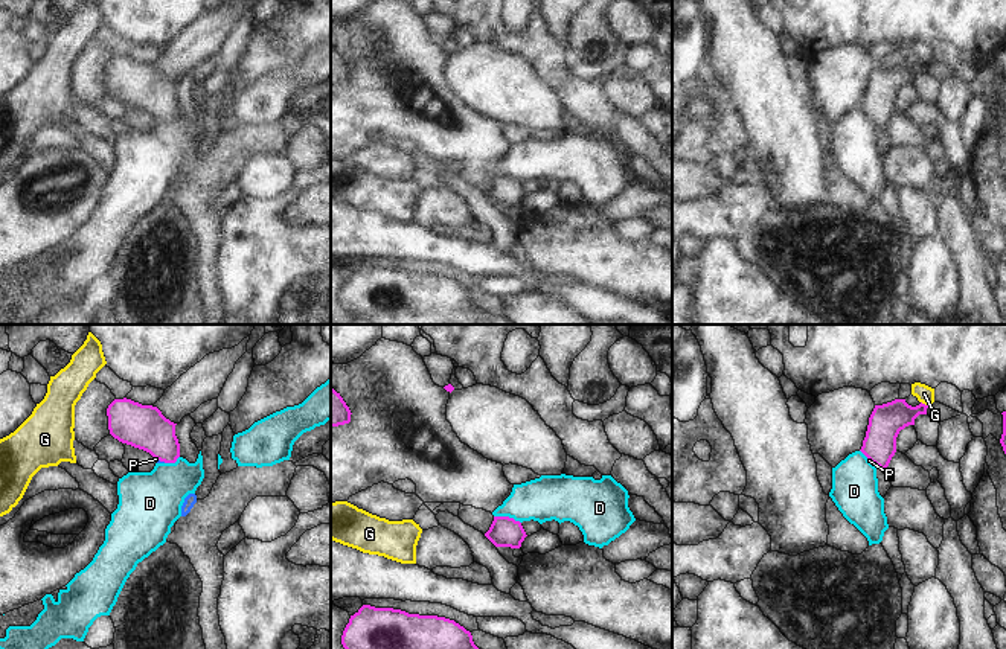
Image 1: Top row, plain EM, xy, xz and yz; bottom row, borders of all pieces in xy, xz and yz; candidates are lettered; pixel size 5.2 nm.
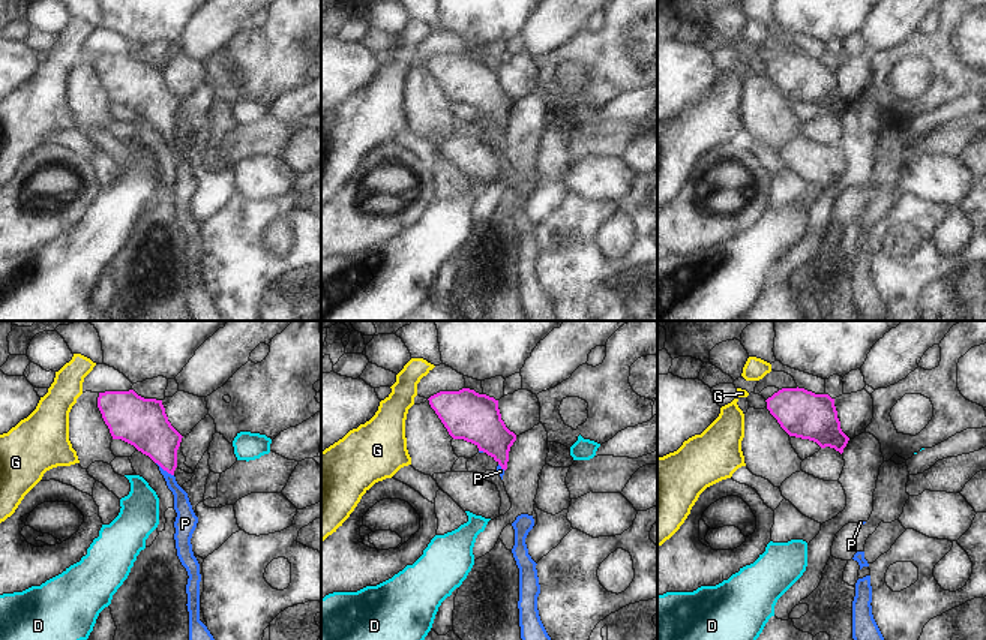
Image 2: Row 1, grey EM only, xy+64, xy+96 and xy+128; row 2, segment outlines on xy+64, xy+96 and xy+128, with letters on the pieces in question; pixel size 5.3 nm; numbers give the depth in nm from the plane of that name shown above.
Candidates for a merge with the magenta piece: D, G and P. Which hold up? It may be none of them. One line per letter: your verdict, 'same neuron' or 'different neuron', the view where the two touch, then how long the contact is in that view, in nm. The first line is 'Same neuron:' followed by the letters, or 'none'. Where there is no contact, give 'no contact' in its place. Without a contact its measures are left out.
Same neuron: P
D: different neuron | xz | 150 nm
G: different neuron | yz | 50 nm
P: same neuron | yz | 90 nm

